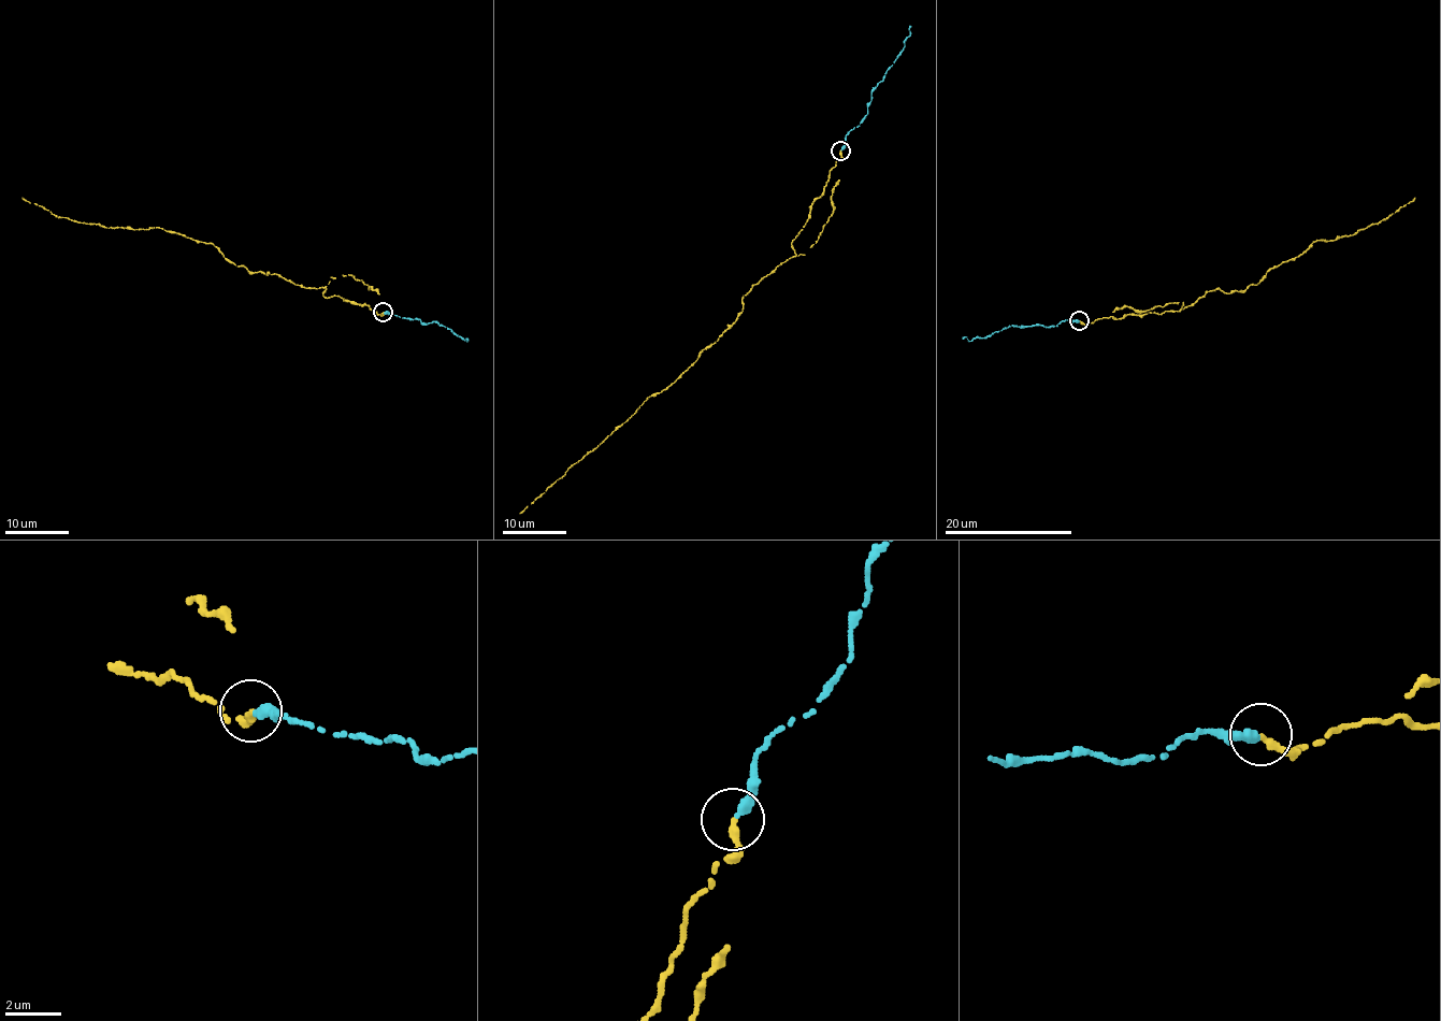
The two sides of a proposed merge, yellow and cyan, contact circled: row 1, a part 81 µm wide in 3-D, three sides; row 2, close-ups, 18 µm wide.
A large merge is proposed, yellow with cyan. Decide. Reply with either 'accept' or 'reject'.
accept

